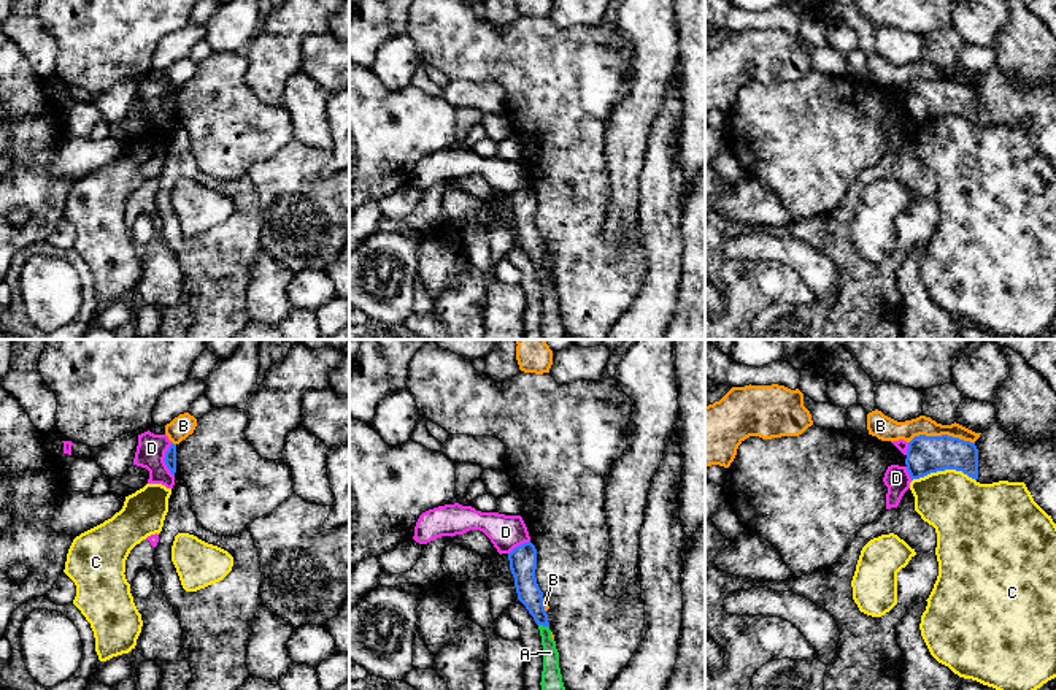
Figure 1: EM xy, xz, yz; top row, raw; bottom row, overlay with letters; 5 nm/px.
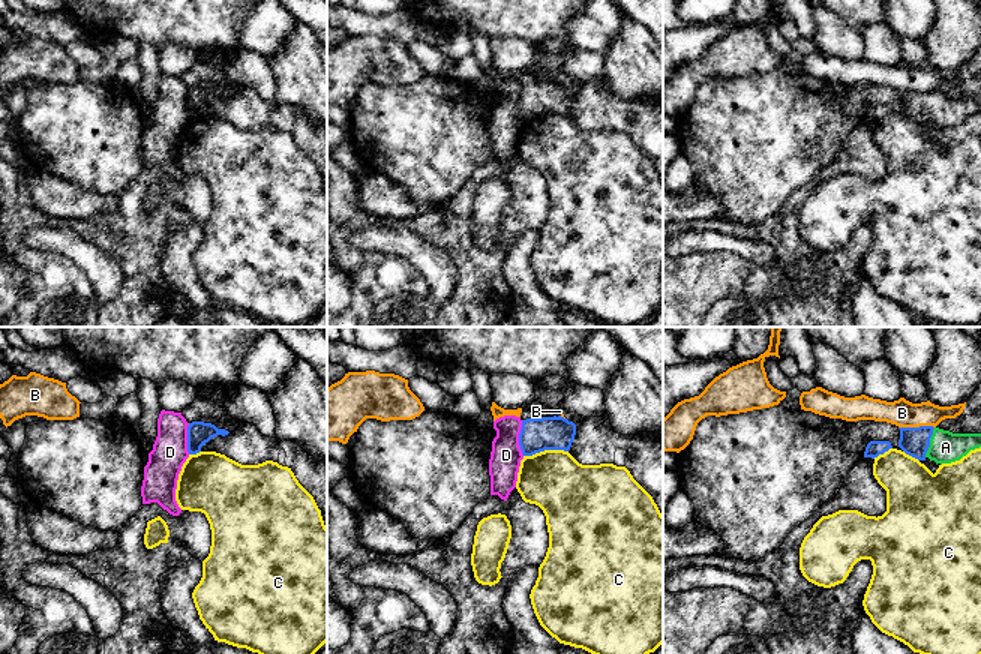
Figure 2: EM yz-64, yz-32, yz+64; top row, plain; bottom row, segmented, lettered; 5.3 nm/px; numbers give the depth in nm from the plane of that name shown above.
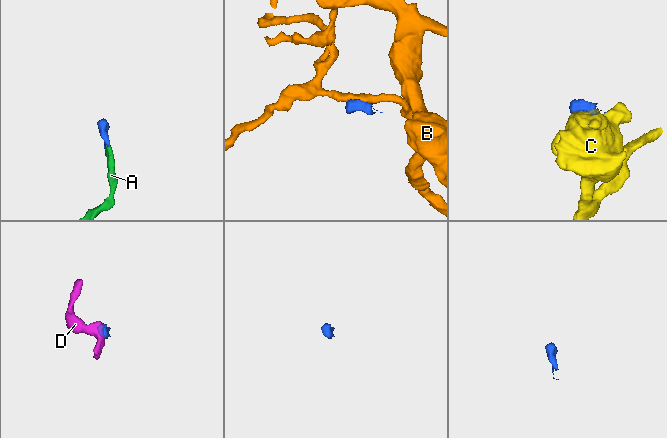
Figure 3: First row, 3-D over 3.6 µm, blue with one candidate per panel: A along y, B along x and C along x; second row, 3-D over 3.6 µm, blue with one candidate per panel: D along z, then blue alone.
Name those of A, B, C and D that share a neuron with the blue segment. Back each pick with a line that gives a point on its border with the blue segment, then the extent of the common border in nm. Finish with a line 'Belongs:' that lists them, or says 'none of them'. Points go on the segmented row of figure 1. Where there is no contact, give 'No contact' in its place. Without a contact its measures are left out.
A: Touches blue at xz (543, 625). Shared border 60 nm
Belongs: A

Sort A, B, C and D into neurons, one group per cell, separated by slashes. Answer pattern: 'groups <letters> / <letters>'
groups A / B / C / D

